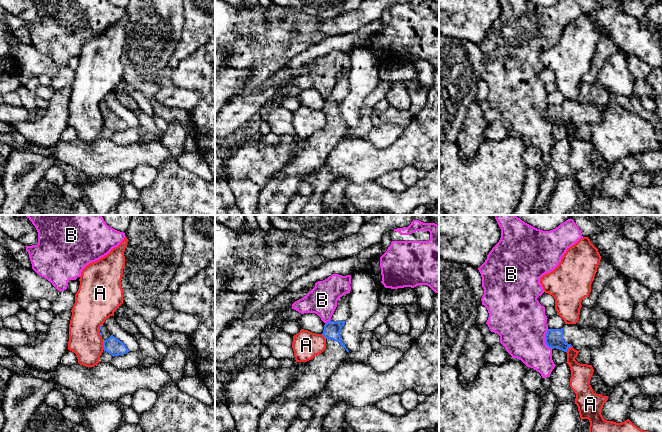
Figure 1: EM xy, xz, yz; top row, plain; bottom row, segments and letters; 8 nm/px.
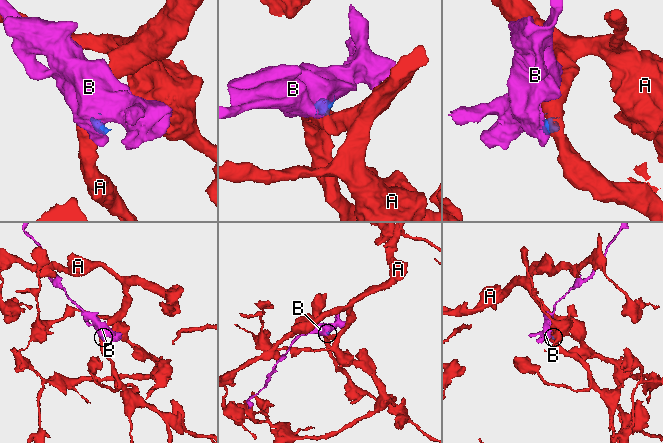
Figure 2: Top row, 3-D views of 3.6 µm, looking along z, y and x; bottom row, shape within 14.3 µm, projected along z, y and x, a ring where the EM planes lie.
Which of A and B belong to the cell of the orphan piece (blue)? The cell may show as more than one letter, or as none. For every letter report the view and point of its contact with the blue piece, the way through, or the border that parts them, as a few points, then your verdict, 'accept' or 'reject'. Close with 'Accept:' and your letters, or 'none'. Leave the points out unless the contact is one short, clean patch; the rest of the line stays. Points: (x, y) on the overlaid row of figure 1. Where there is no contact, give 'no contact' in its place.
A: meets blue in xy at (103, 344); border along xy (102, 339), (104, 349); reject
B: meets blue in yz at (545, 339); border along yz (547, 329), (545, 343), (551, 349); reject
Accept: none

